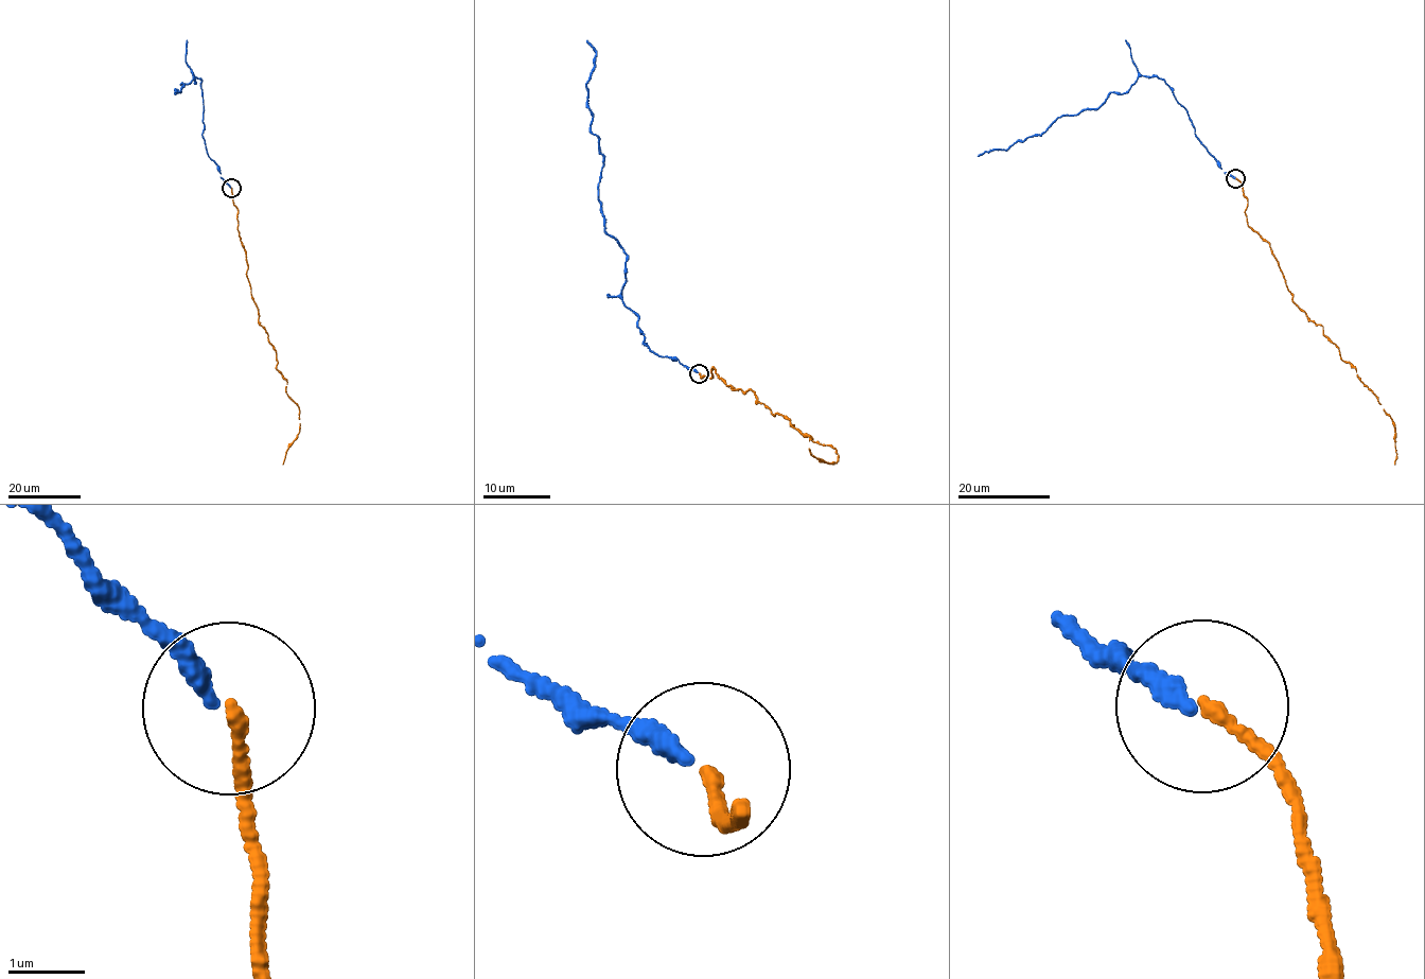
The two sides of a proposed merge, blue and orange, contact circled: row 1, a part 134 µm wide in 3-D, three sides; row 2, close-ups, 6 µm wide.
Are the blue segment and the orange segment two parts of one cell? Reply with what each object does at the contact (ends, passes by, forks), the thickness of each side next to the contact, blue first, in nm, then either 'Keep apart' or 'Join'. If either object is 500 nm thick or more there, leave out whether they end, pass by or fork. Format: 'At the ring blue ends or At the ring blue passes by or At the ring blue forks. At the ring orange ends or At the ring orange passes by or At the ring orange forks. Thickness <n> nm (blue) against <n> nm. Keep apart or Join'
At the ring blue ends. At the ring orange ends. Thickness 240 nm (blue) against 150 nm. Join

